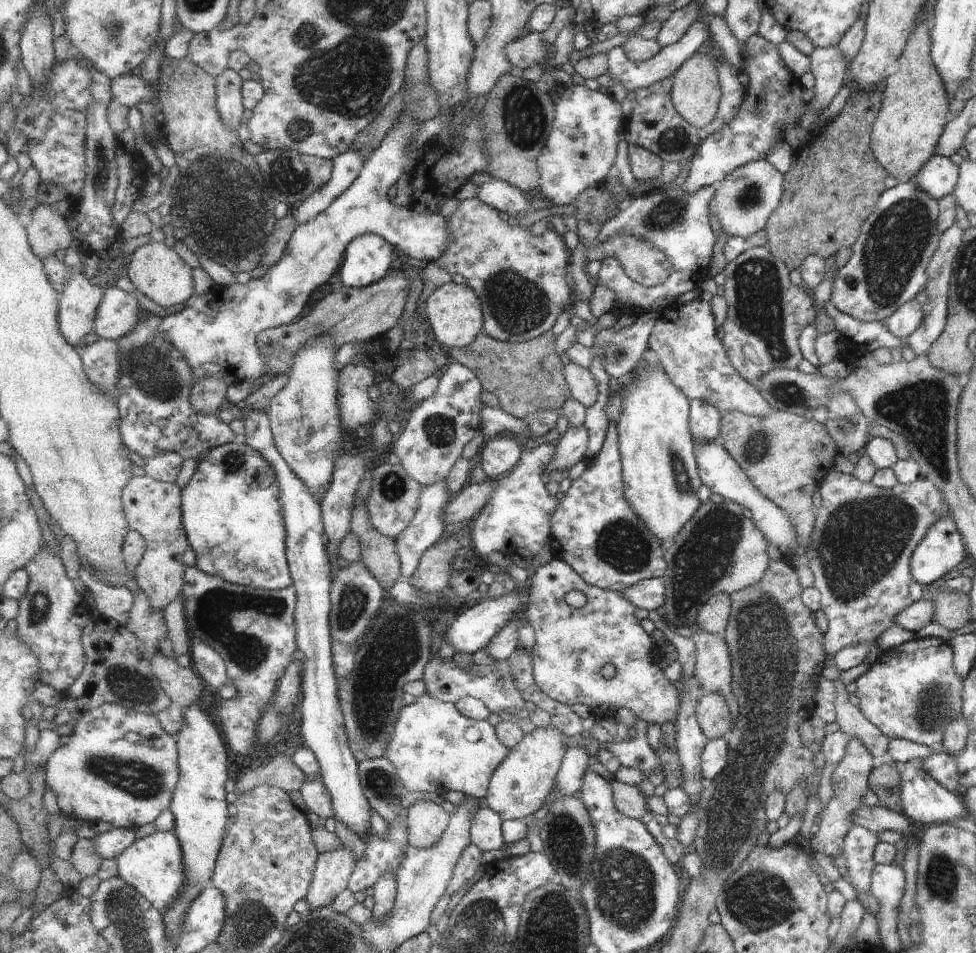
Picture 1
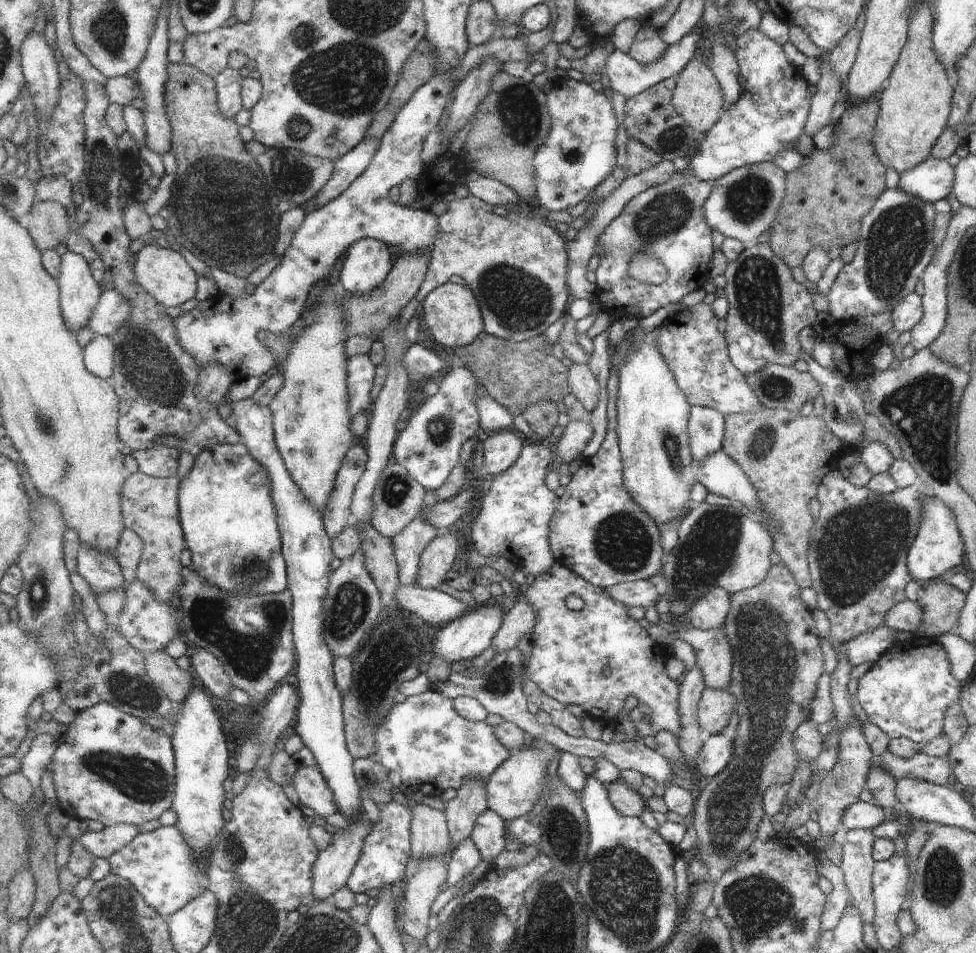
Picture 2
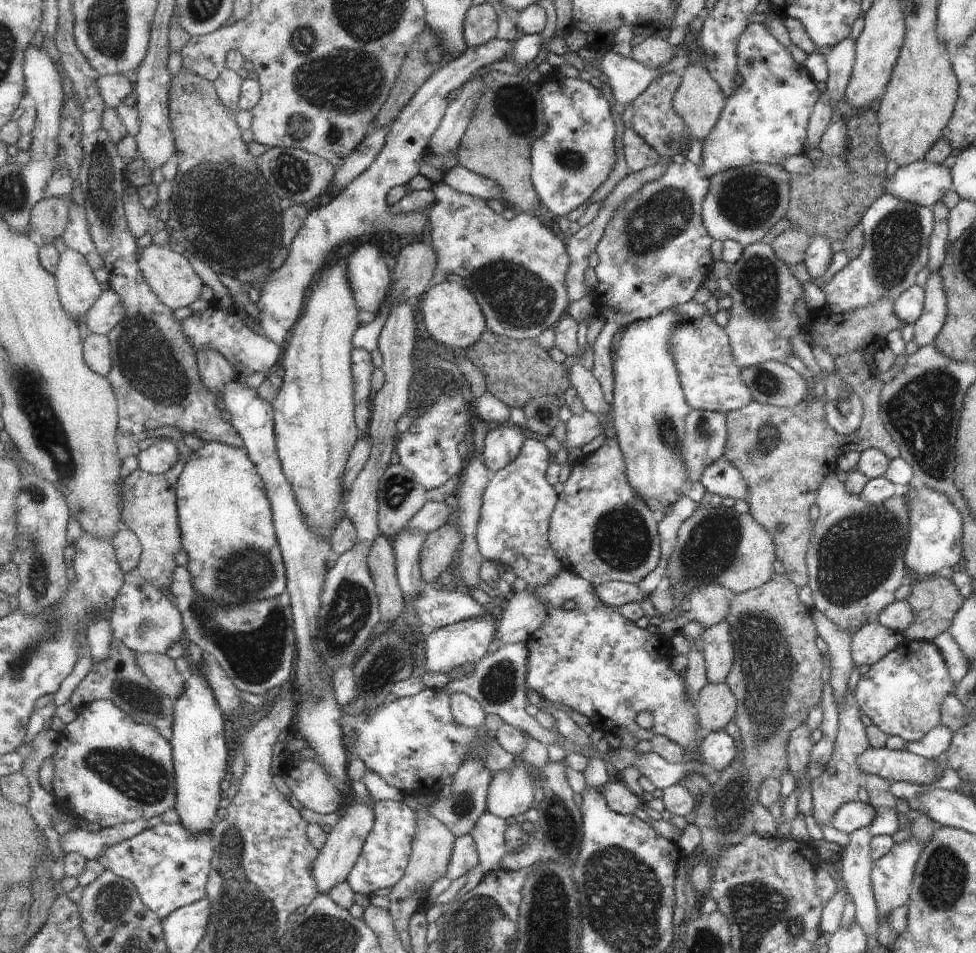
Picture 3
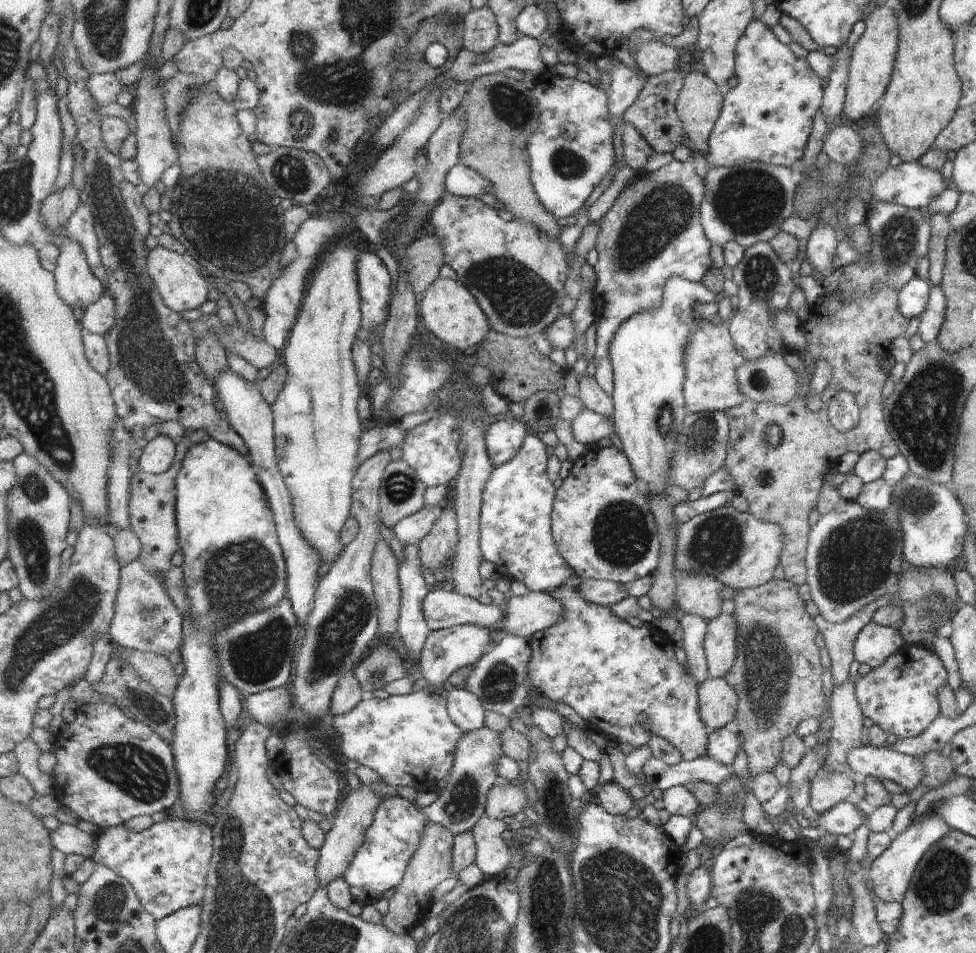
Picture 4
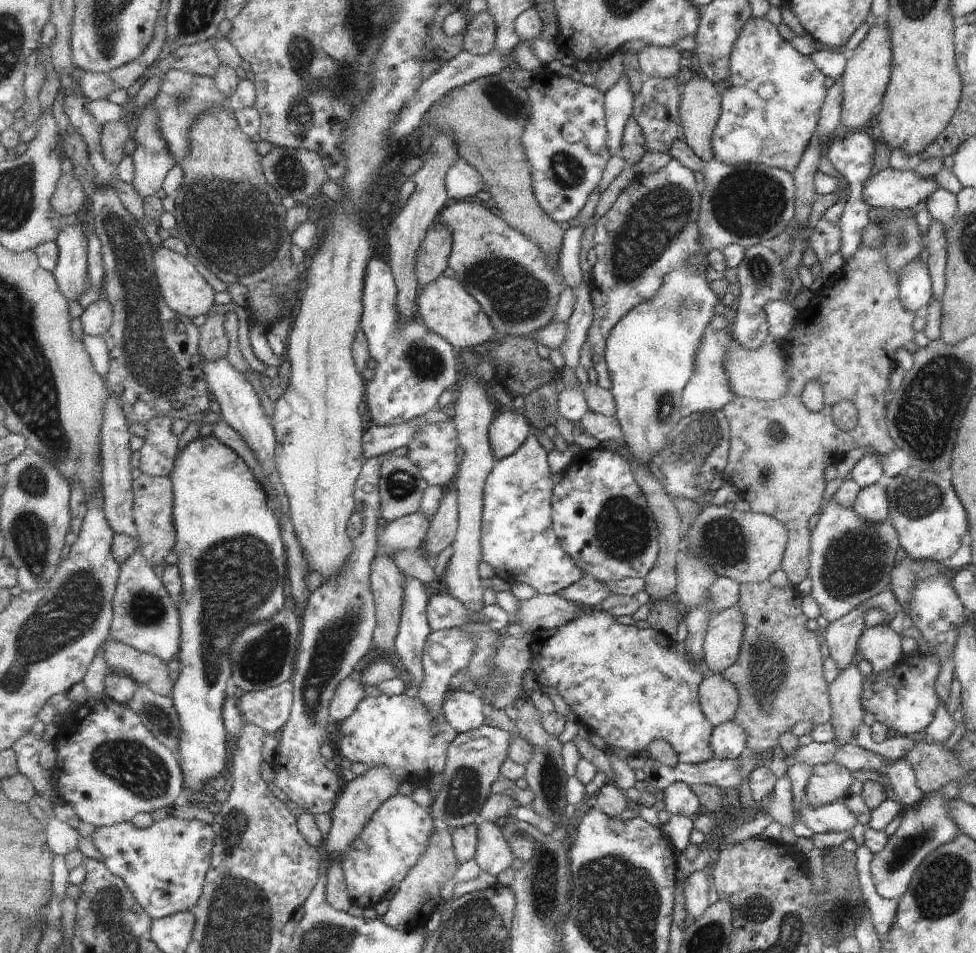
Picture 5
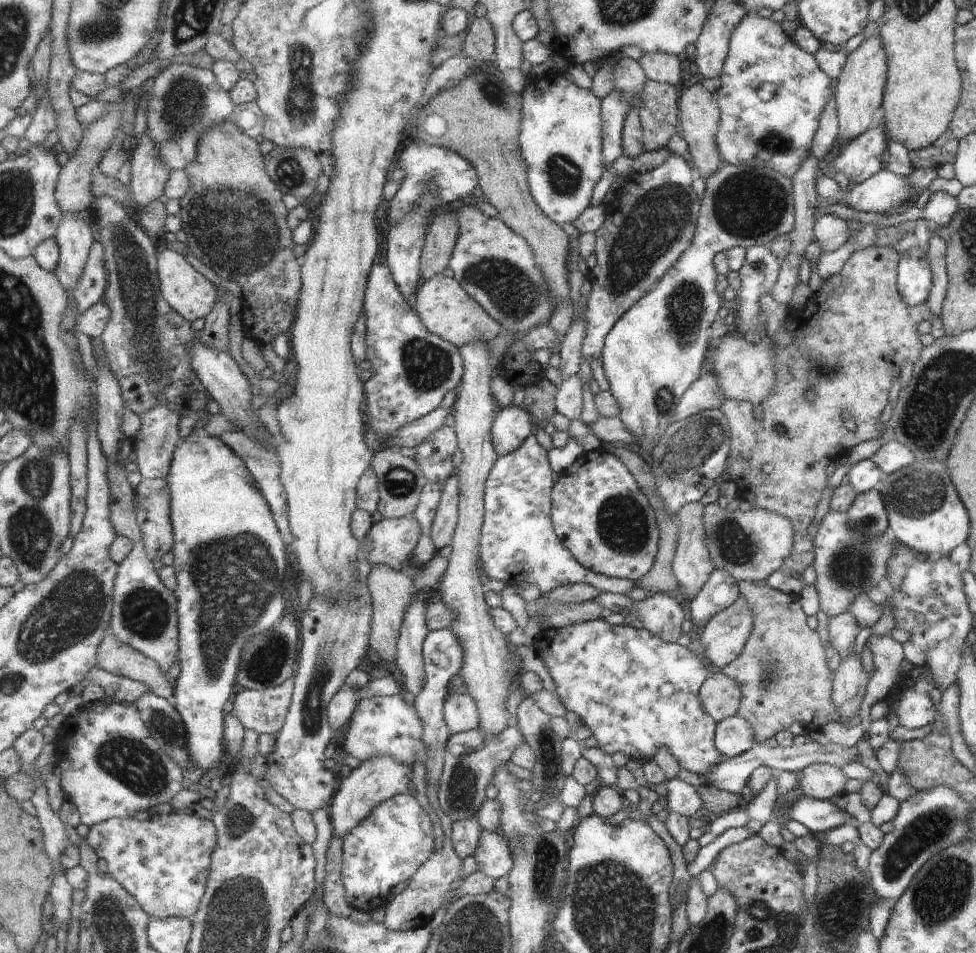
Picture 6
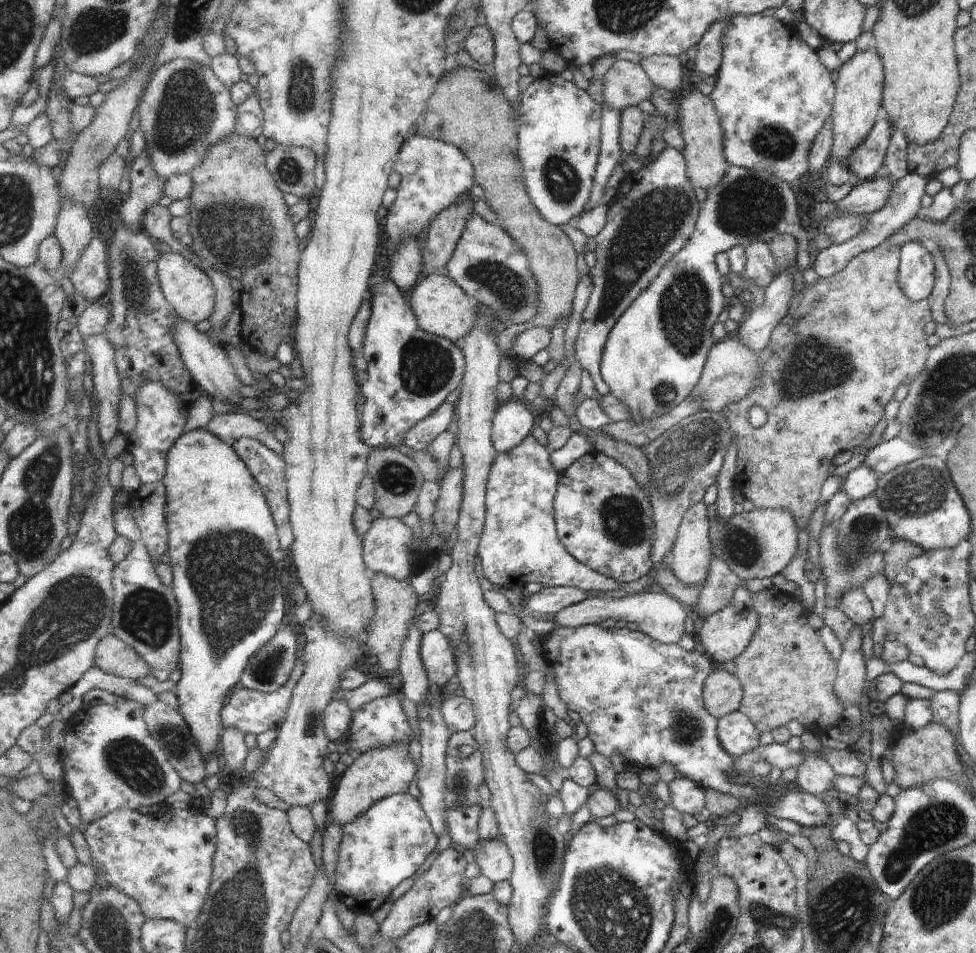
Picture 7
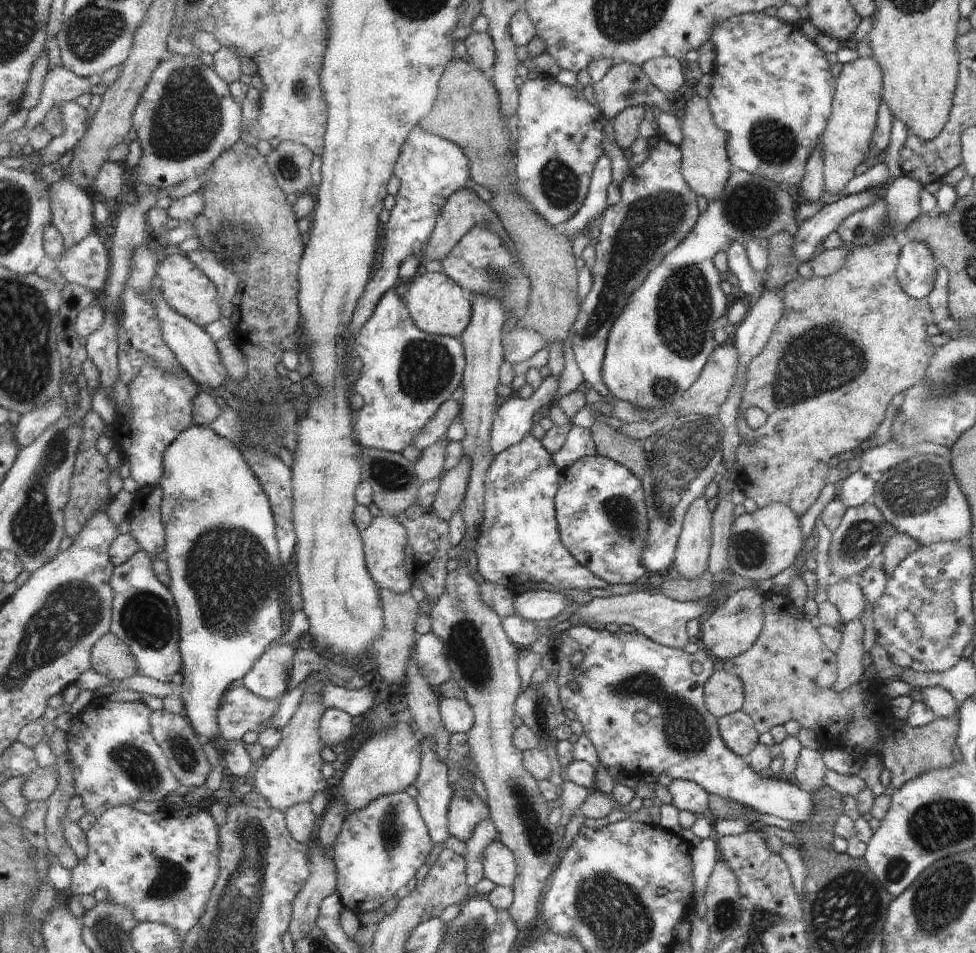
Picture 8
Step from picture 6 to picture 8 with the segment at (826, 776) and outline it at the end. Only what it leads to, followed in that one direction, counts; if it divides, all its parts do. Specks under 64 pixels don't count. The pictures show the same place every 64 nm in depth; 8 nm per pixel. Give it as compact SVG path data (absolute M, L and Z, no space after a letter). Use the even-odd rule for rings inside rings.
M800 748L793 772L797 785L808 793L823 788L825 770L827 768L825 768L818 750Z

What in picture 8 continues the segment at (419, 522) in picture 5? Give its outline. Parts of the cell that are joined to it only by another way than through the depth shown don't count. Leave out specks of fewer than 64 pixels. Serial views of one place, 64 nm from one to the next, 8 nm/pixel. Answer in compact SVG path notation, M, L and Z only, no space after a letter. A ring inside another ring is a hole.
M384 516L374 517L371 526L362 531L363 542L366 551L367 568L372 577L381 588L389 588L395 592L409 592L412 579L407 571L406 550L409 542L407 530L396 517Z

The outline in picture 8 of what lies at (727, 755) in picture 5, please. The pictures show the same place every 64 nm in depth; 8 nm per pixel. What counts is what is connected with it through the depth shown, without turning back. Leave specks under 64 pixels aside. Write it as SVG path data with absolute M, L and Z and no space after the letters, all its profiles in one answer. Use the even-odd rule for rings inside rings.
M742 710L718 718L719 734L733 754L746 757L757 746L758 732Z

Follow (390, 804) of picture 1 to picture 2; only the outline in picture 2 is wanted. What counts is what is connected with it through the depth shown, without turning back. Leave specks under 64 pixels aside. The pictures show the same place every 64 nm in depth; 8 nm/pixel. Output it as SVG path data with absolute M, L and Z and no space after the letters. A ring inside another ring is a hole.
M369 758L355 759L354 770L359 786L367 789L377 806L393 801L389 790L392 790L394 785L390 782L387 770L382 765L376 764Z

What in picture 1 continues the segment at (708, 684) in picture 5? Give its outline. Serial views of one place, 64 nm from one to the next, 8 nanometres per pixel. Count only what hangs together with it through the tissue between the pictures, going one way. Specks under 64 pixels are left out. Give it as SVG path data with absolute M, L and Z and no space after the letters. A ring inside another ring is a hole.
M703 694L695 704L695 722L706 741L723 738L733 723L723 696Z

